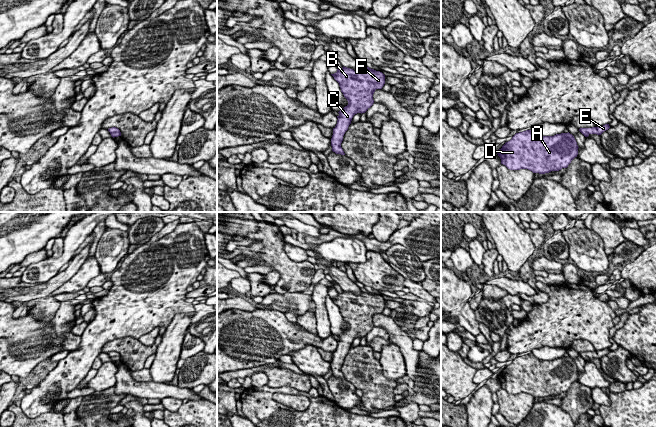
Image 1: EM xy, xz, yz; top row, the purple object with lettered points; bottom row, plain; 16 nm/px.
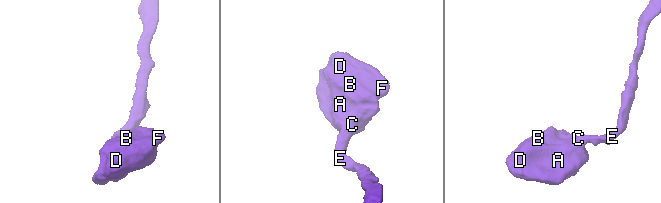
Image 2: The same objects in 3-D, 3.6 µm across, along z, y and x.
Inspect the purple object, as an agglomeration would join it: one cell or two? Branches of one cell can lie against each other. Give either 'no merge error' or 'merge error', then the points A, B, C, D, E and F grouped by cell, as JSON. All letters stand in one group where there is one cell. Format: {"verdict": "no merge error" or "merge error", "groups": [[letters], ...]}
{"verdict": "no merge error", "groups": [["A", "B", "C", "D", "E", "F"]]}

